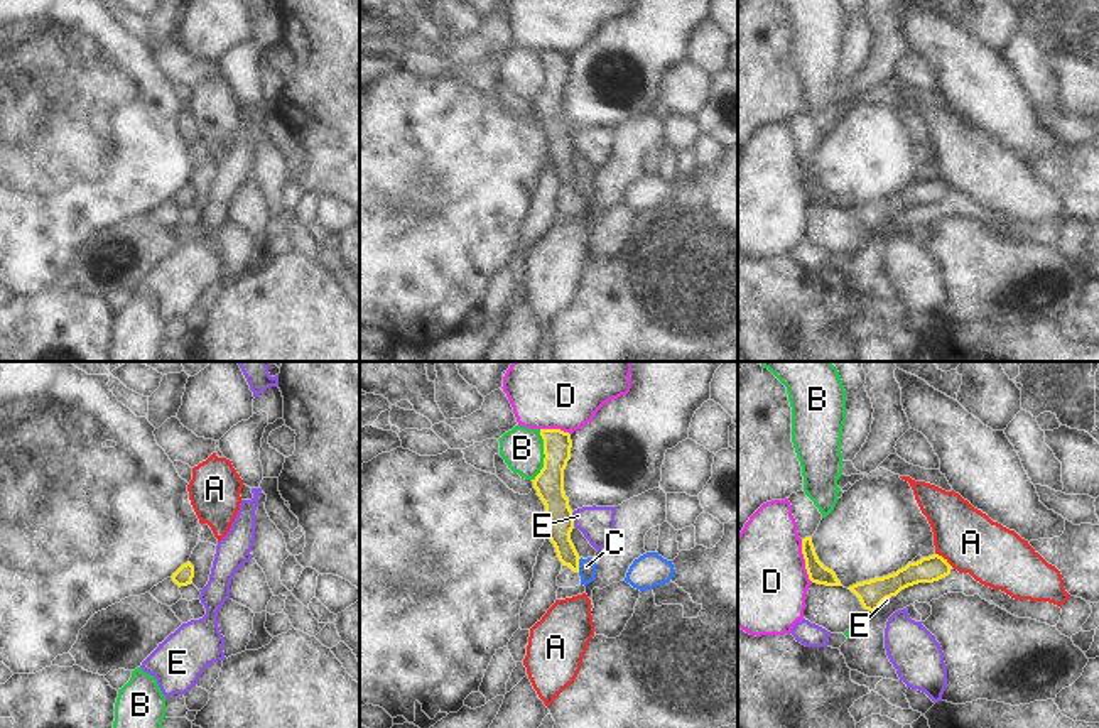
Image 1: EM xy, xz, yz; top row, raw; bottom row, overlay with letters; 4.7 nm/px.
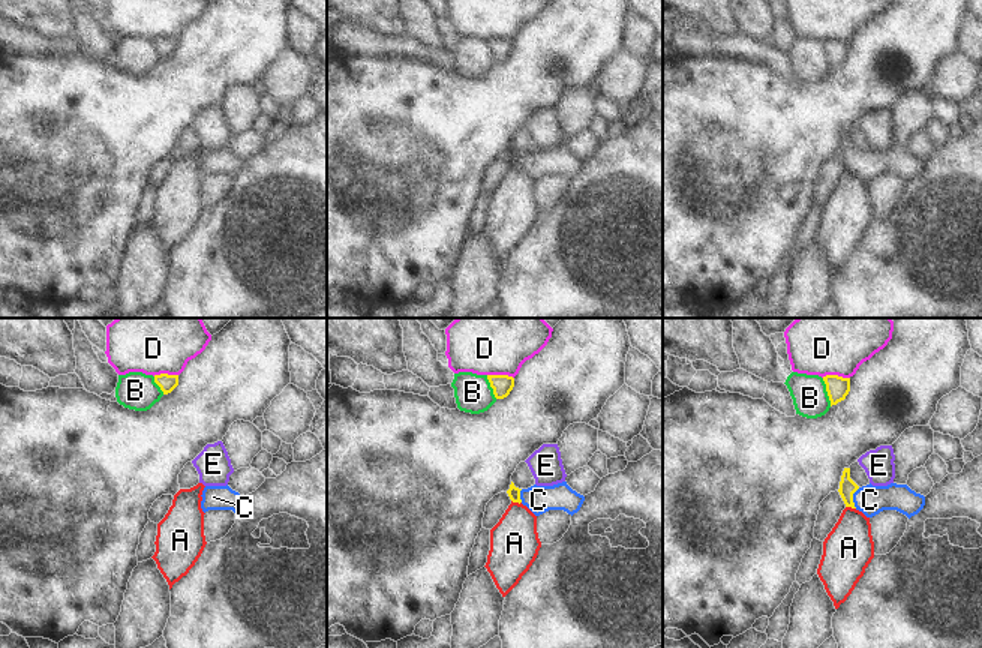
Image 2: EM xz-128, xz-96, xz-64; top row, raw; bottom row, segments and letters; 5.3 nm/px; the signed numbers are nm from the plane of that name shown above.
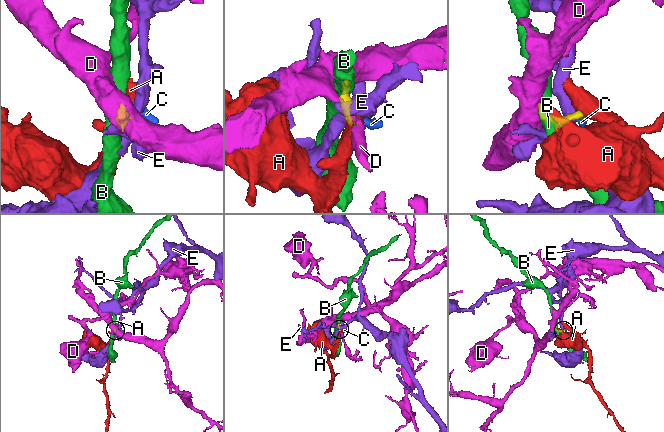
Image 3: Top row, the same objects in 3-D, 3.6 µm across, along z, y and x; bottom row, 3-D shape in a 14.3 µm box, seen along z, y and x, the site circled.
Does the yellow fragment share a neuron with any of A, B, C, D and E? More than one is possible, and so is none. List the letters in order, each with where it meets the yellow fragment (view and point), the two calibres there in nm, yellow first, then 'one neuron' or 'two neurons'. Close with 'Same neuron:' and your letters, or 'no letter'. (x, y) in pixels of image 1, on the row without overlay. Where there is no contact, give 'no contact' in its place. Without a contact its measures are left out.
A: yz (942, 179) | 120/280 nm | two neurons
B: xz (544, 75) | 140/200 nm | two neurons
C: xz (578, 186) | 120/80 nm | one neuron
D: yz (806, 183) | 100/460 nm | two neurons
E: xz (573, 141) | 140/160 nm | two neurons
Same neuron: C

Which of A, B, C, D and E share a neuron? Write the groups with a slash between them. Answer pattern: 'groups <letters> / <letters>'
groups A / B / C / D / E

